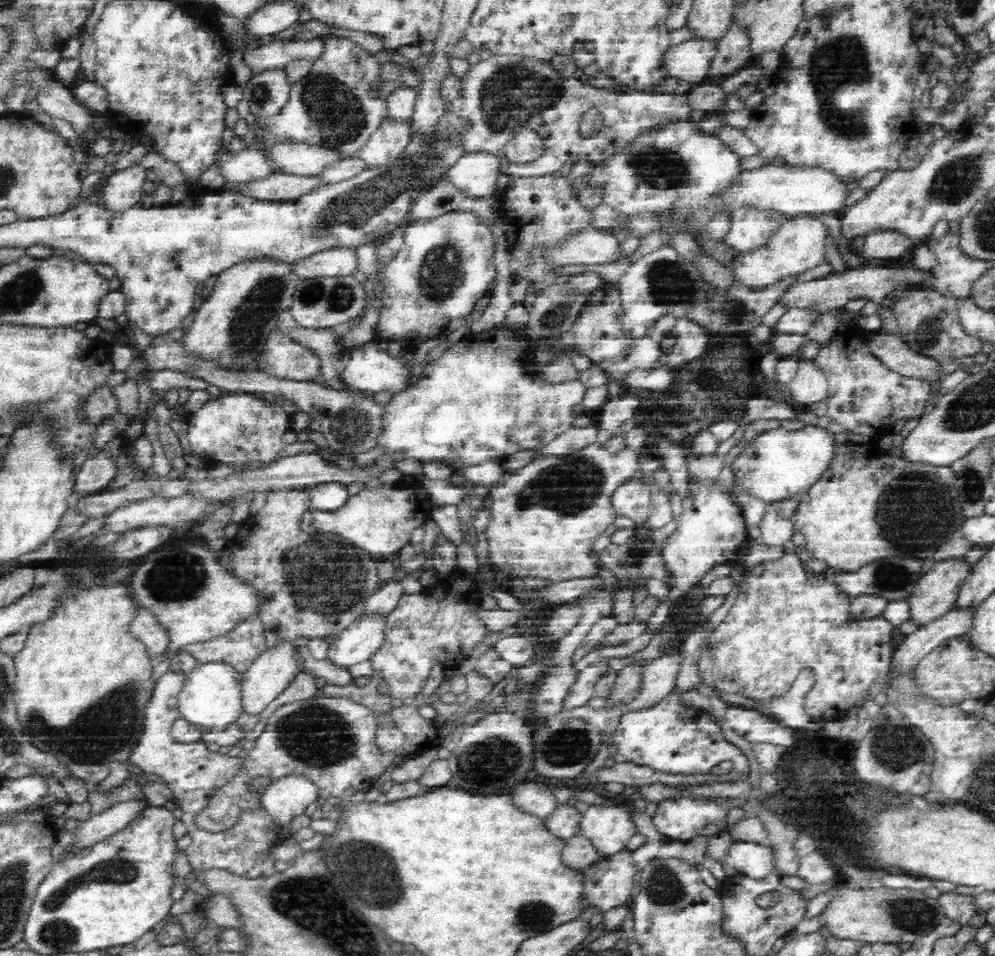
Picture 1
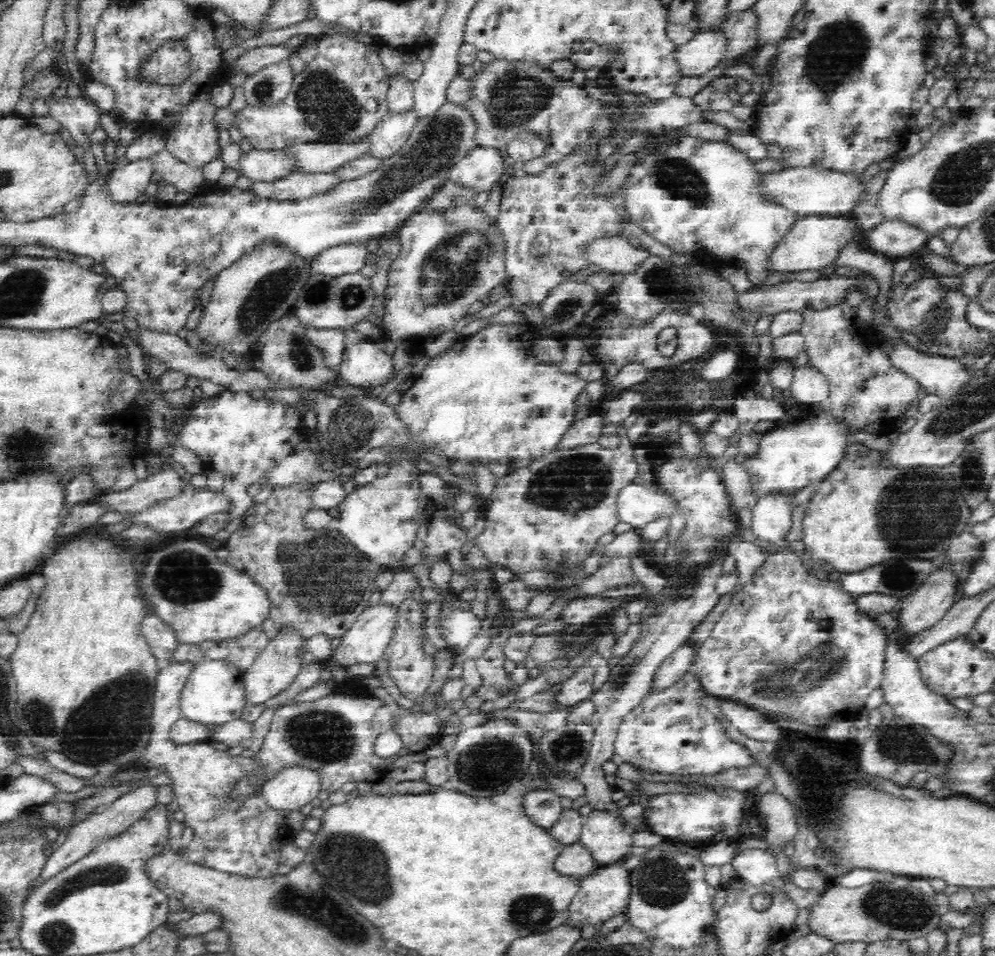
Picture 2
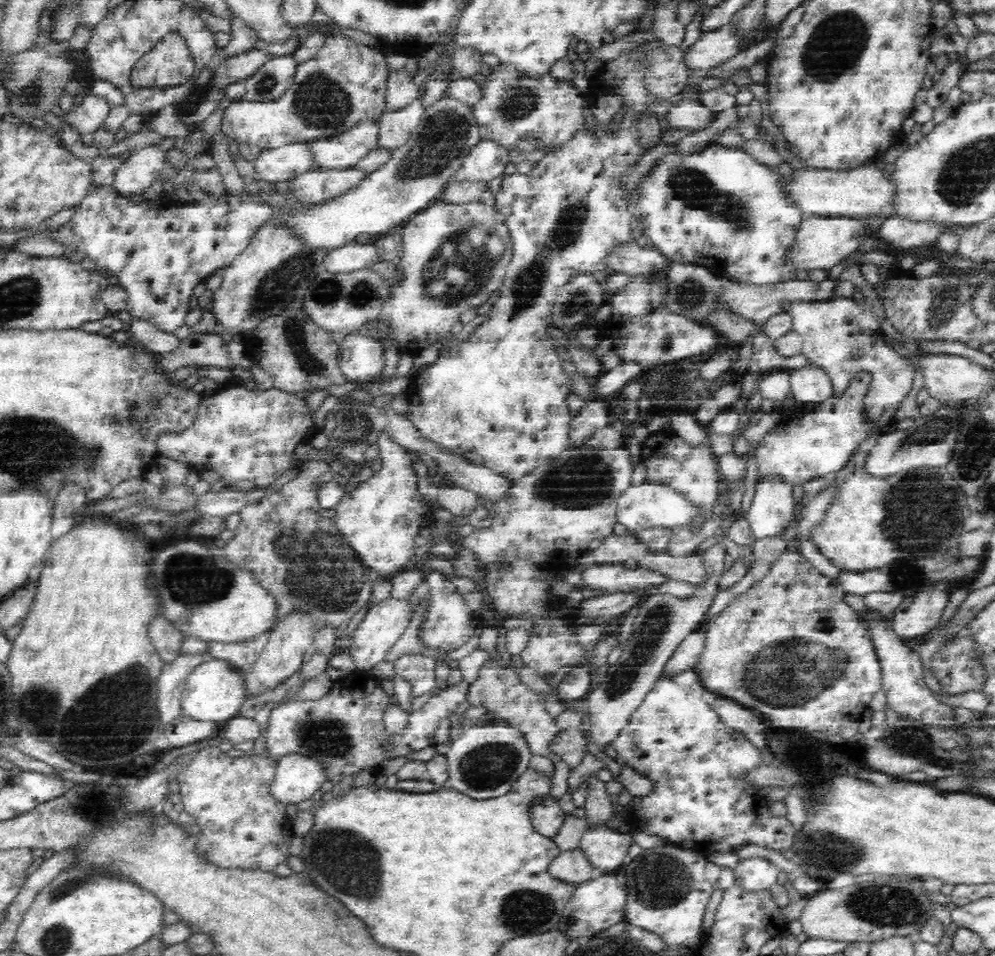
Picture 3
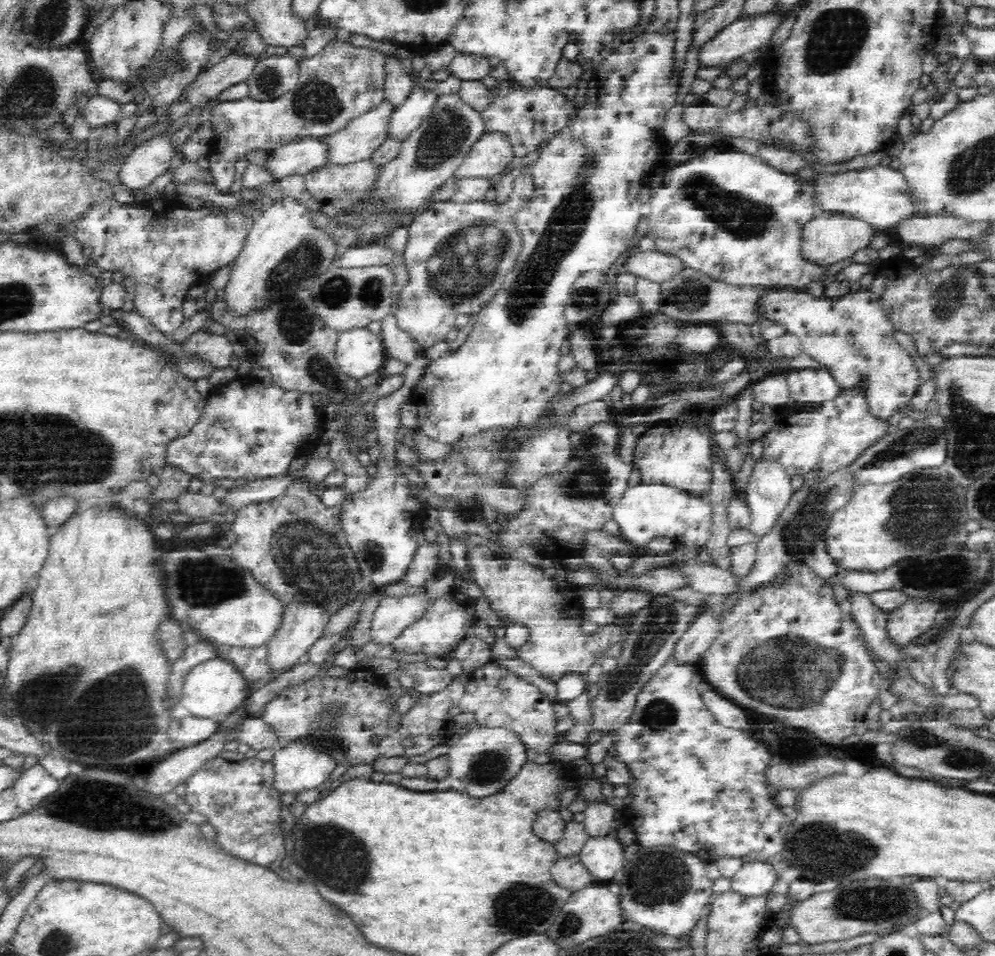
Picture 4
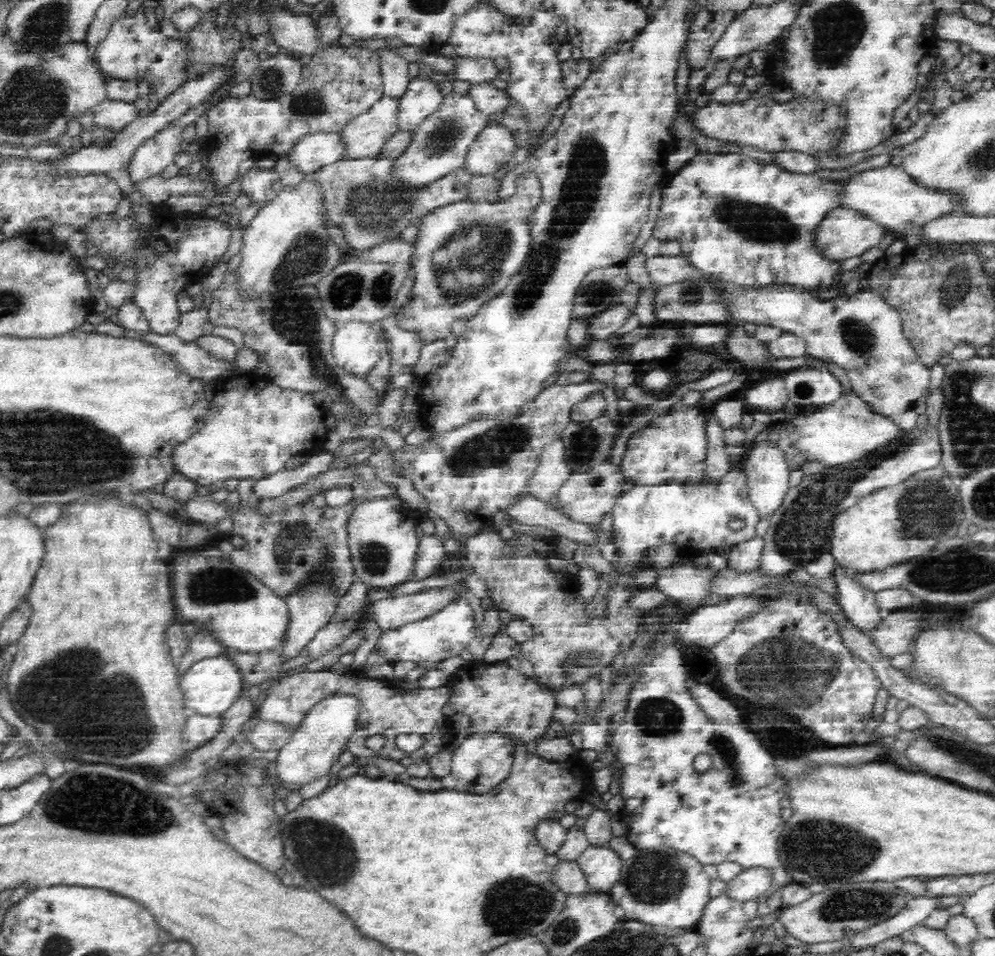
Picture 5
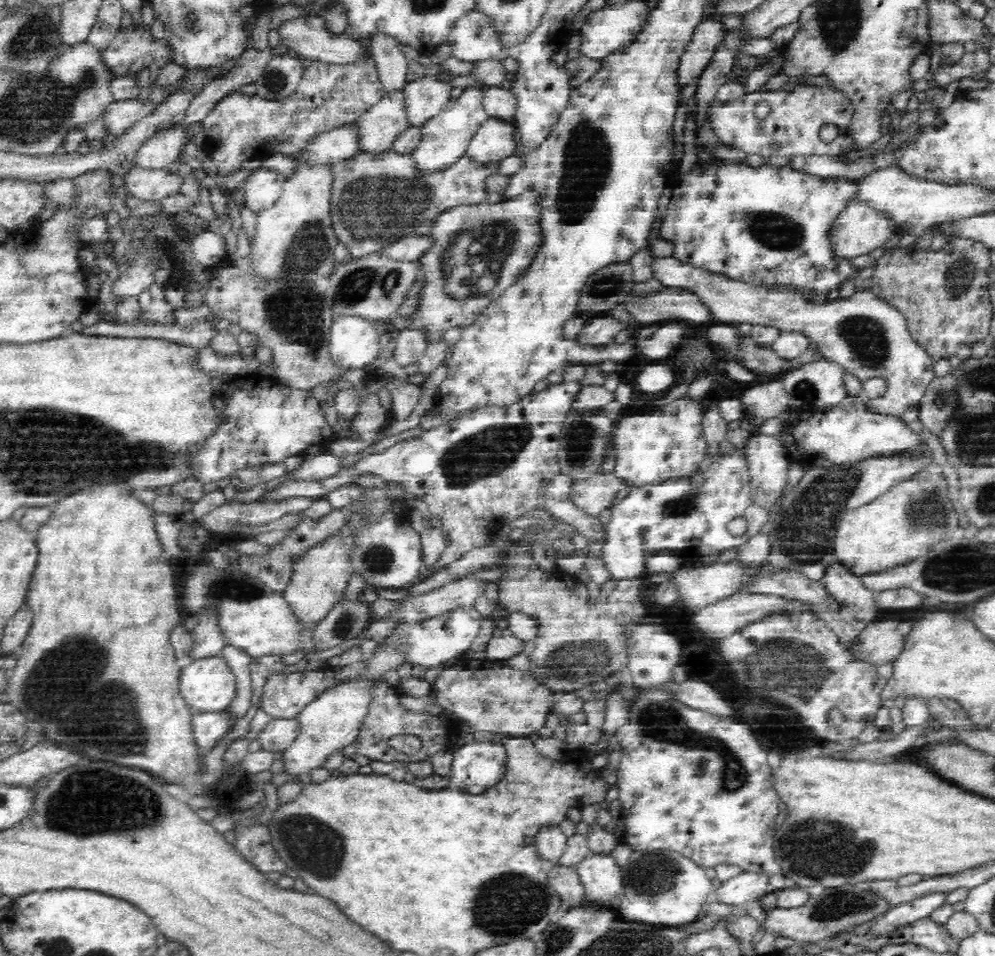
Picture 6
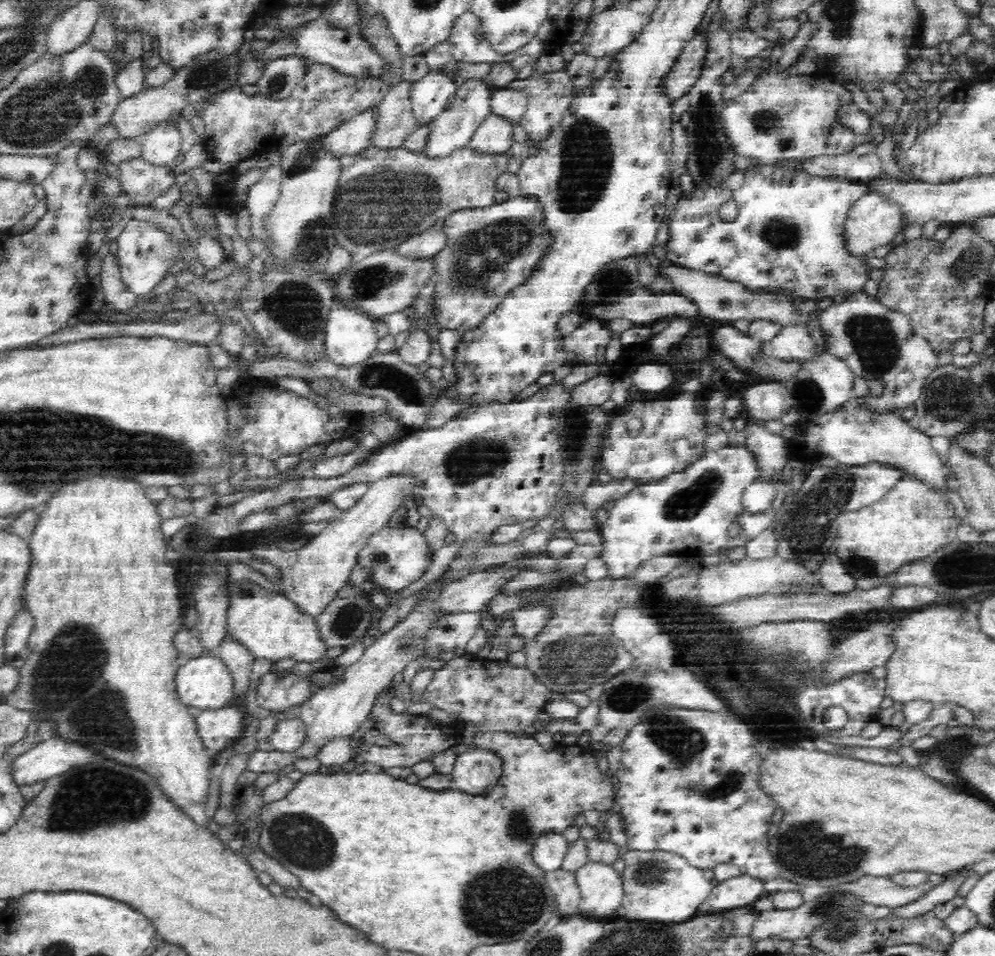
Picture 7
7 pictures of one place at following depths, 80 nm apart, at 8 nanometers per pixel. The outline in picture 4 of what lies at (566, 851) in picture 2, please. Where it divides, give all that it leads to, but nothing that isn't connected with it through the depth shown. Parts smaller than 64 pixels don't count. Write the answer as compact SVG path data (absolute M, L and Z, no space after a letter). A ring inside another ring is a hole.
M577 855L558 857L551 868L551 877L564 891L580 892L591 885L590 874L584 869Z

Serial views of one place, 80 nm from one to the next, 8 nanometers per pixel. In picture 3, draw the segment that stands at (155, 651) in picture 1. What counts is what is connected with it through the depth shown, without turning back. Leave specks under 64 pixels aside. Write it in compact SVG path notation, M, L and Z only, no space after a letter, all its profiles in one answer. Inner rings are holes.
M160 616L158 620L154 620L149 634L154 647L166 664L172 663L181 654L185 634L178 630L170 619Z

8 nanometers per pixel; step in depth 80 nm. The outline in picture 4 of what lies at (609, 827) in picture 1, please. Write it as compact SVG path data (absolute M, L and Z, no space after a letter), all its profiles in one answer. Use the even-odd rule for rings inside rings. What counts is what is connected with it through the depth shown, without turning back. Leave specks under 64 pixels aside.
M608 836L589 838L577 857L590 874L592 886L614 887L613 878L622 868L625 853L618 839Z

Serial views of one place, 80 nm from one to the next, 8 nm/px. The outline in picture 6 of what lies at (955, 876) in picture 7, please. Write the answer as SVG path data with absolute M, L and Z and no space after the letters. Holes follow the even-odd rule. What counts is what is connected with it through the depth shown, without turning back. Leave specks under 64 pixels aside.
M950 889L933 891L910 902L889 907L881 916L869 923L869 926L873 927L875 934L878 934L878 932L884 932L884 930L890 930L892 926L914 922L914 920L930 914L934 908L938 908L946 902L948 894L952 891Z

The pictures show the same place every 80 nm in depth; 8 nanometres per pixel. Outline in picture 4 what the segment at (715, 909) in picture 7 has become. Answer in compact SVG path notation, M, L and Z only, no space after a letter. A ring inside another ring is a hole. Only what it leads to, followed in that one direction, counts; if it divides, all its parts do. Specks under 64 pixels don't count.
M764 863L742 864L730 879L730 890L742 897L767 894L777 878L773 866Z

